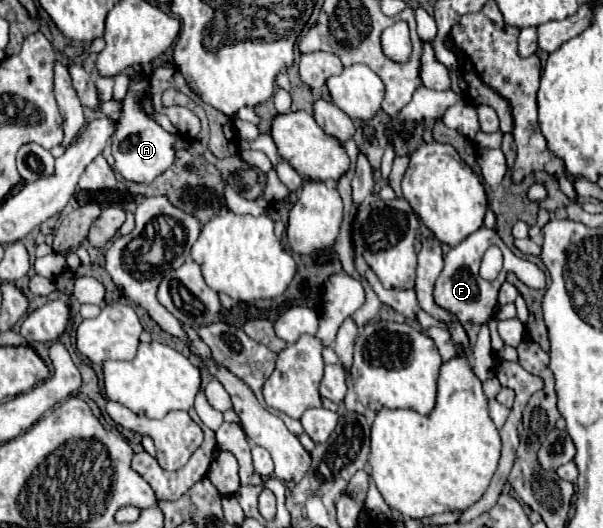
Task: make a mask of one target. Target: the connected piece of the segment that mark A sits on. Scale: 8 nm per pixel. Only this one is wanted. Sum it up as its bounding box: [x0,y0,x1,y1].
[112,76,188,184]

